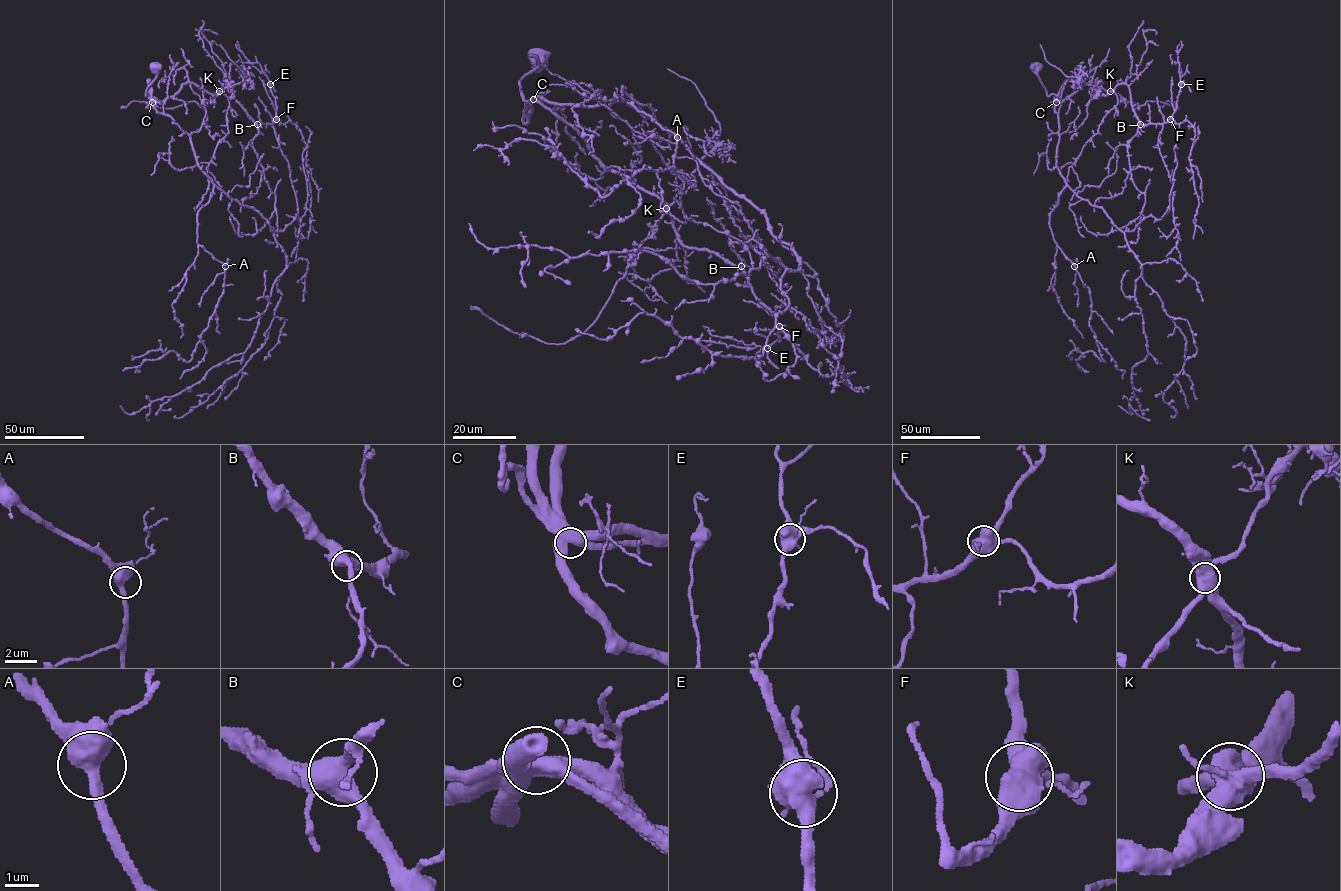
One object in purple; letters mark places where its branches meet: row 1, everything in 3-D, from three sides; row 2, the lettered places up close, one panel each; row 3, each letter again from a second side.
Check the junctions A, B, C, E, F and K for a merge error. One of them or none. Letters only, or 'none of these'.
K

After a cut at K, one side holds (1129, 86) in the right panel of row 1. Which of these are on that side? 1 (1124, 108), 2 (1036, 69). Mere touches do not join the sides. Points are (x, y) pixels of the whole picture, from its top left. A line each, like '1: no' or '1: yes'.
1: no
2: yes

